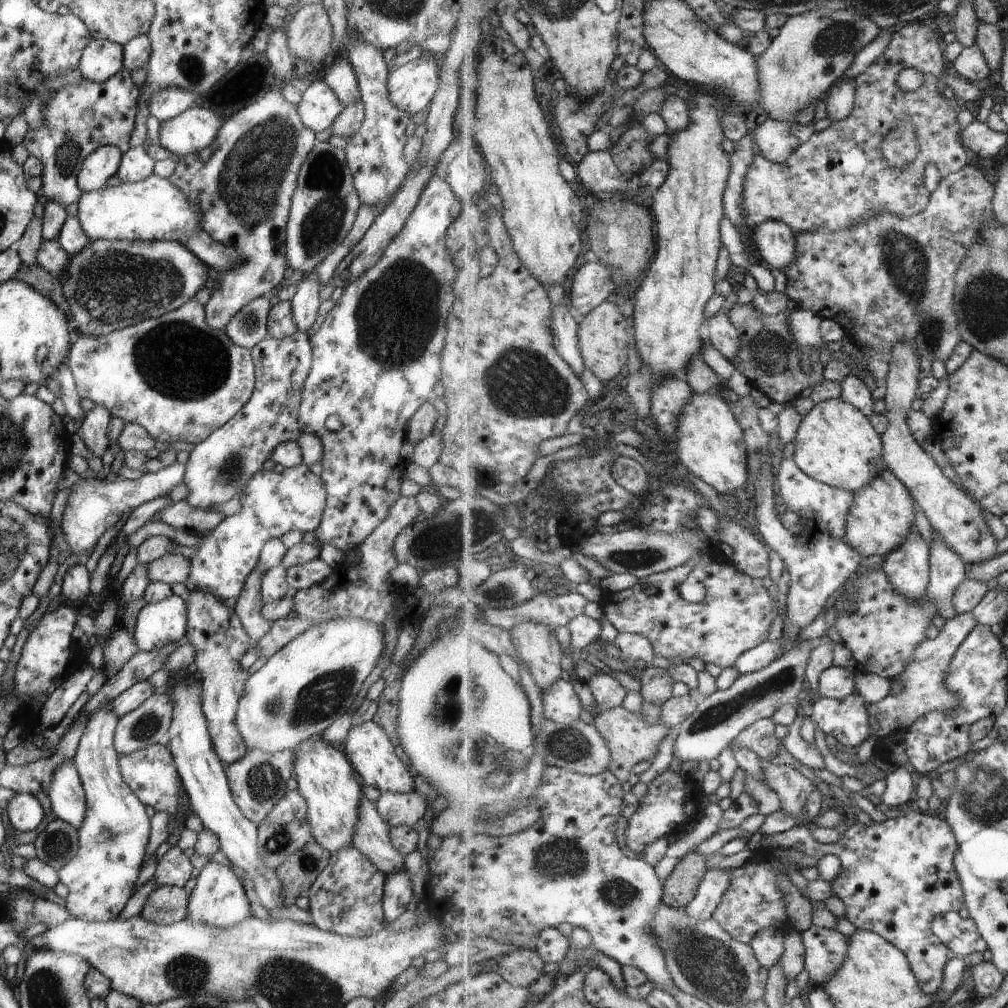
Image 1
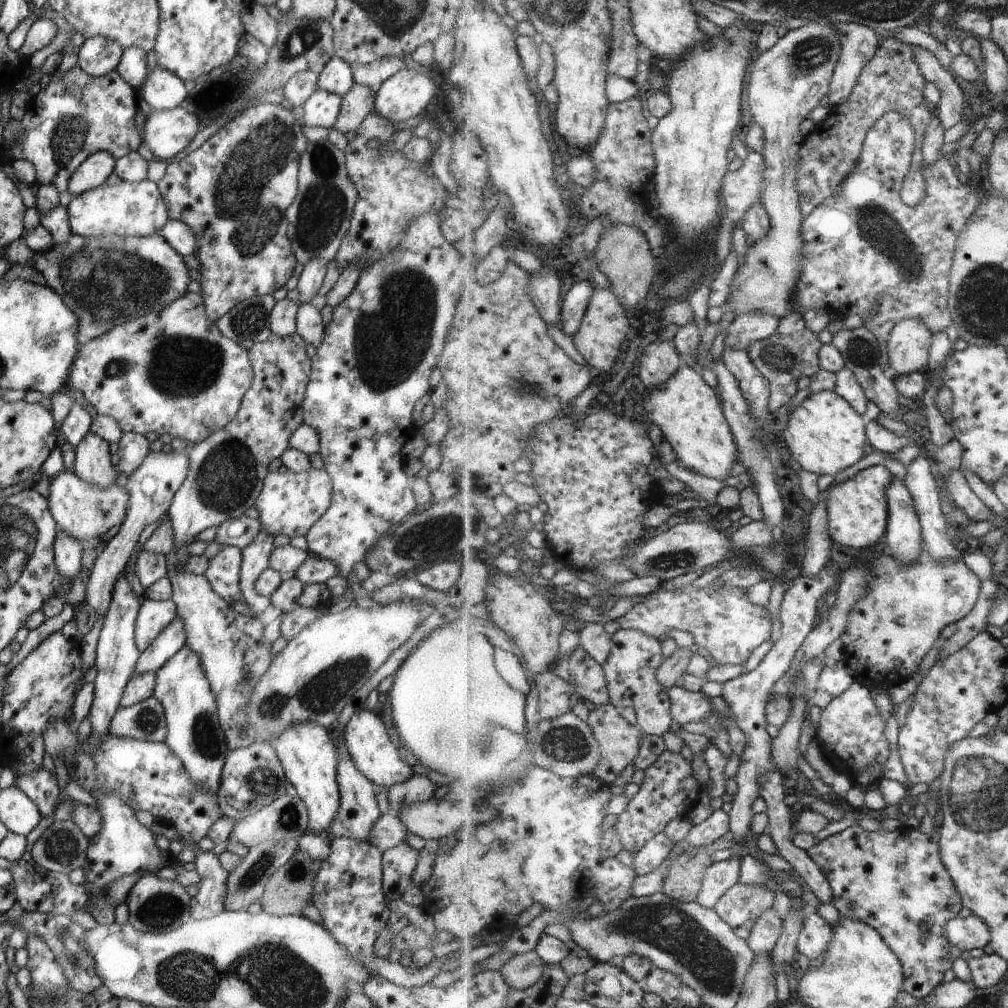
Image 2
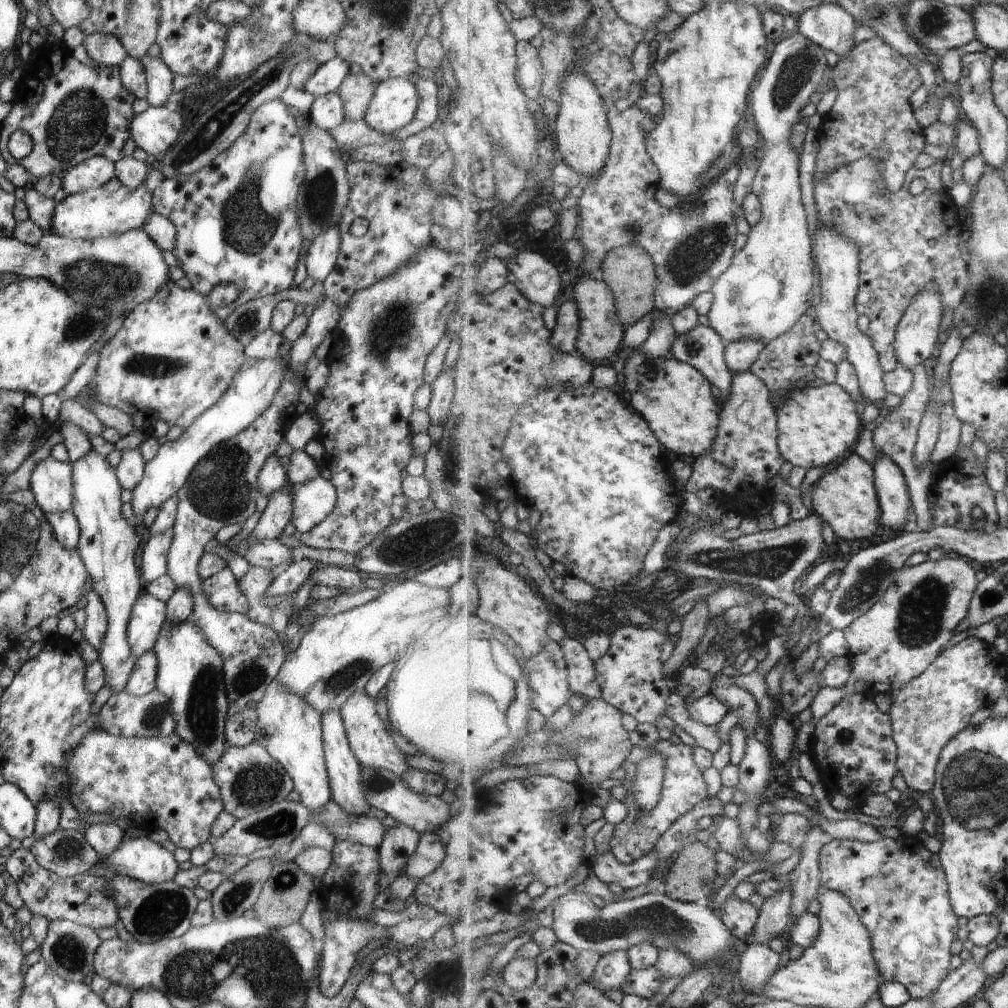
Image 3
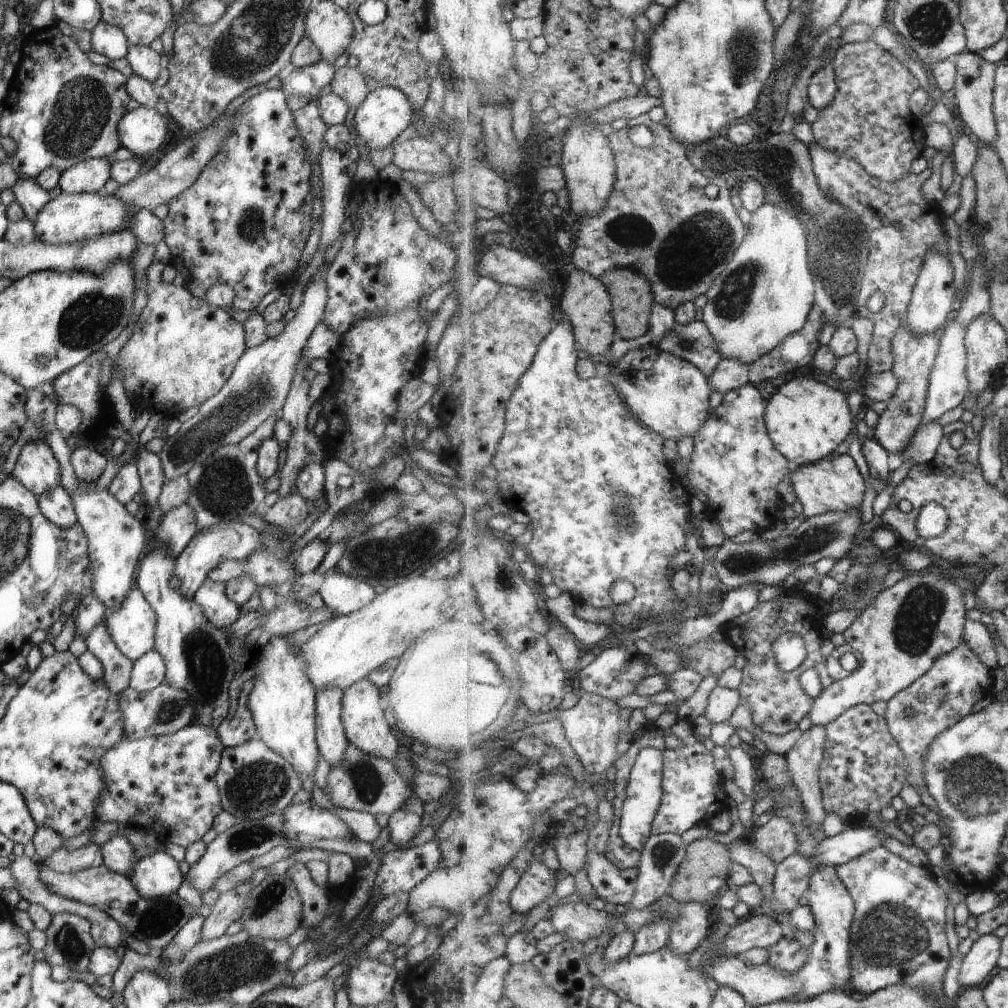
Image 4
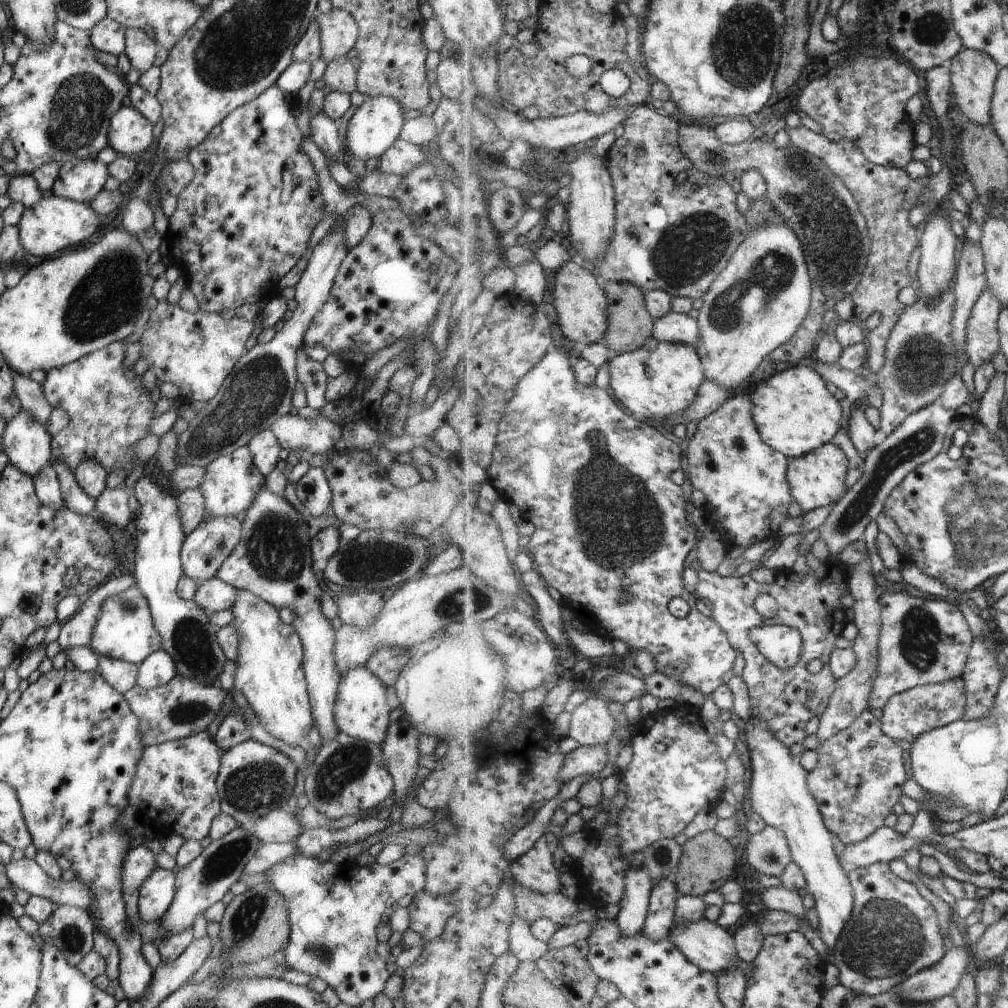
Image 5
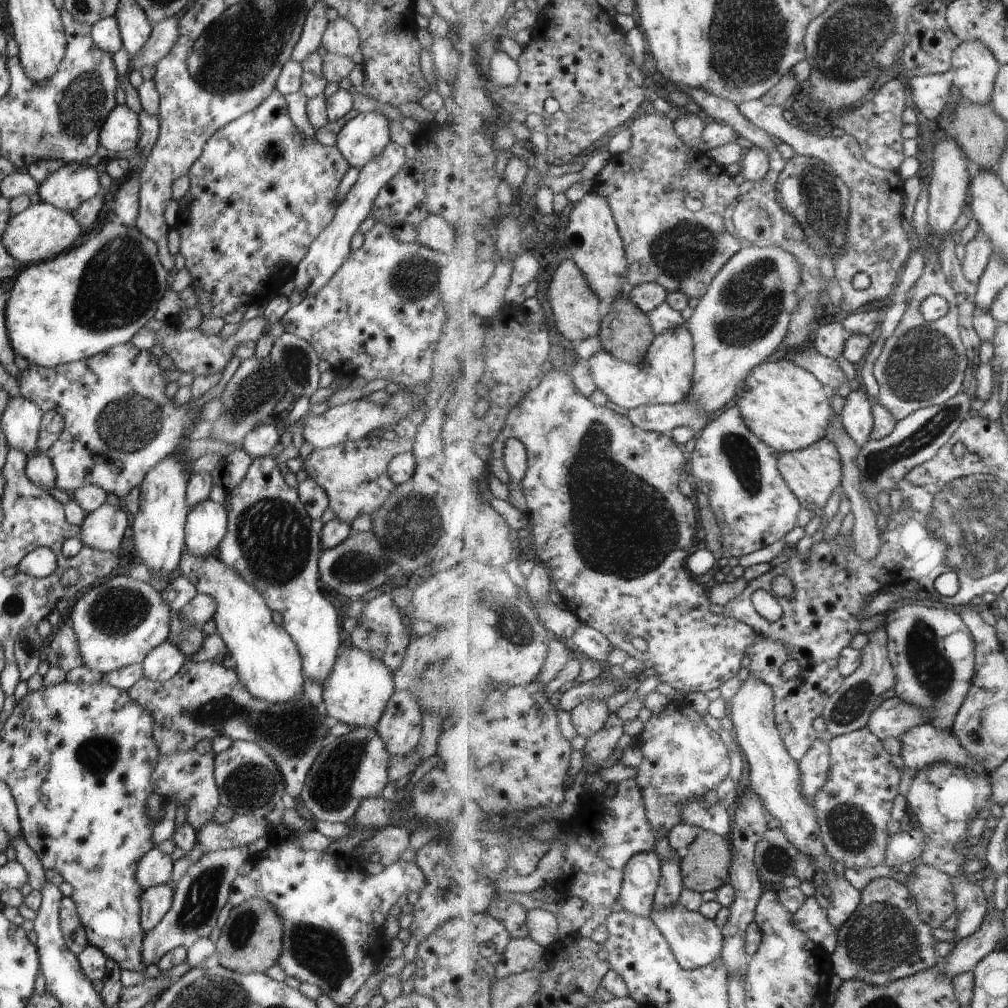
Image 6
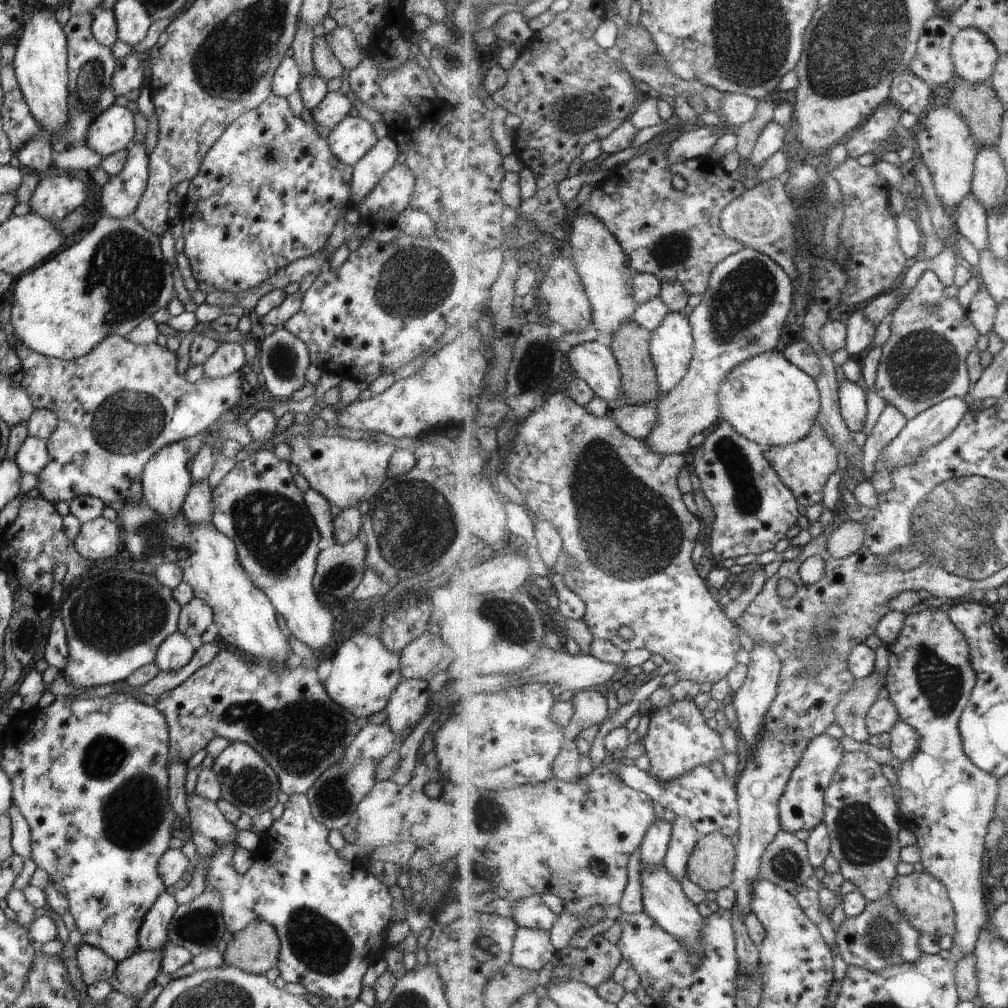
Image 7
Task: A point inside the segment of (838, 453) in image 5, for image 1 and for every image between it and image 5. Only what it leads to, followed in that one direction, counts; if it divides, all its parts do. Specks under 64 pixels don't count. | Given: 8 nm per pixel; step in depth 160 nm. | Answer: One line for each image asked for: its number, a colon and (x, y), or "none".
1: (881, 517)
2: (858, 512)
3: (846, 498)
4: (834, 484)

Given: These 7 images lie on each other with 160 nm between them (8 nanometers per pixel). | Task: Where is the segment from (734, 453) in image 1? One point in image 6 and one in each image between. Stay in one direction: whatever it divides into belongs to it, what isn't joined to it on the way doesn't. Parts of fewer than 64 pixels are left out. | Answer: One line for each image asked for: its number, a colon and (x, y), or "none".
2: (690, 414)
3: (676, 400)
4: (670, 395)
5: (662, 379)
6: (666, 376)

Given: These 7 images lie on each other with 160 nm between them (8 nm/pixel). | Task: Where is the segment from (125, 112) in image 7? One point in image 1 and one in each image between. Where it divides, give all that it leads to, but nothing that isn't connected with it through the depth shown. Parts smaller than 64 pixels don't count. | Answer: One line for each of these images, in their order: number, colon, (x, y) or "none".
1: (192, 129)
2: (166, 132)
3: (154, 130)
4: (141, 131)
5: (129, 132)
6: (120, 131)

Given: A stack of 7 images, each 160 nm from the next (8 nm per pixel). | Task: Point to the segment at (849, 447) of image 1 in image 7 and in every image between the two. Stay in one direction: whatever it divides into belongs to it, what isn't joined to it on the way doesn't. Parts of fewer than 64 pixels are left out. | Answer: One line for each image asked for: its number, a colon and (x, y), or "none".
2: (825, 434)
3: (818, 427)
4: (807, 420)
5: (795, 413)
6: (788, 408)
7: (778, 404)

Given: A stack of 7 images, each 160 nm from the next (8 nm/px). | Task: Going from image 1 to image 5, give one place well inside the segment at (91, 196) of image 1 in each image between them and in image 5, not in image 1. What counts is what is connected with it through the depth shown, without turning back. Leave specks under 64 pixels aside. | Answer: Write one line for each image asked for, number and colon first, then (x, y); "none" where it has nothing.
2: (126, 209)
3: (94, 213)
4: (77, 217)
5: (54, 223)

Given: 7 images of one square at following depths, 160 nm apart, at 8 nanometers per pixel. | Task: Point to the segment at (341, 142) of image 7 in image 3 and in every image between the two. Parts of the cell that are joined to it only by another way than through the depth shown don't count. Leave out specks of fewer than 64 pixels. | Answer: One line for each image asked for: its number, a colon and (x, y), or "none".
3: (394, 102)
4: (385, 112)
5: (375, 125)
6: (366, 135)

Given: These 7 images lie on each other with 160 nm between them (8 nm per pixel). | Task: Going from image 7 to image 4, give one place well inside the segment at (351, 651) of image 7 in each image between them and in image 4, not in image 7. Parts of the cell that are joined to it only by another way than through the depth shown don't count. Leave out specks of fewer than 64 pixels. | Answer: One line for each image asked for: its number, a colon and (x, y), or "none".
4: (365, 726)
5: (359, 710)
6: (358, 688)

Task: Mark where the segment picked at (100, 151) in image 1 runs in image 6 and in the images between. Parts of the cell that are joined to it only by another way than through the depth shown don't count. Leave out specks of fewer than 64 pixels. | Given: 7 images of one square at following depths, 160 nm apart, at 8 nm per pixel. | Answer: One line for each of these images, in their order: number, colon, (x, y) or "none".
2: (92, 172)
3: (90, 173)
4: (89, 176)
5: (81, 181)
6: (73, 183)

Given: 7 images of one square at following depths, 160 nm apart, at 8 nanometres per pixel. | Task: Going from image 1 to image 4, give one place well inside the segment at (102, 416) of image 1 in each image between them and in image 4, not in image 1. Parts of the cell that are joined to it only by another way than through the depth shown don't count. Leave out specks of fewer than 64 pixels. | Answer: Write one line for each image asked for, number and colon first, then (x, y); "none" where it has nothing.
2: (91, 464)
3: (106, 544)
4: (114, 538)

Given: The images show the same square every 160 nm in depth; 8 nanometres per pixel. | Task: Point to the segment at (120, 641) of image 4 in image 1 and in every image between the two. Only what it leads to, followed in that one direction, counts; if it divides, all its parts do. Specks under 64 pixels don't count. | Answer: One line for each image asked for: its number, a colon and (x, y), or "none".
1: (164, 621)
2: (152, 616)
3: (147, 615)

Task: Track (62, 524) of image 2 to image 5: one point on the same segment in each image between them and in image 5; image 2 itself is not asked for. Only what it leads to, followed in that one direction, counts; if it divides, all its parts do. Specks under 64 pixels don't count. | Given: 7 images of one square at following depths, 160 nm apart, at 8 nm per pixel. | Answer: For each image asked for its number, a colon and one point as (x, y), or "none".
3: (50, 482)
4: (36, 469)
5: (25, 442)

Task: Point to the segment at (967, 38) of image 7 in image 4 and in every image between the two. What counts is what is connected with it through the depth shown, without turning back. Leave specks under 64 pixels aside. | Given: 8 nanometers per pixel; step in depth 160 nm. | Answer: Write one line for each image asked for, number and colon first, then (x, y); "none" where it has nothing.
4: (975, 85)
5: (974, 74)
6: (975, 69)

